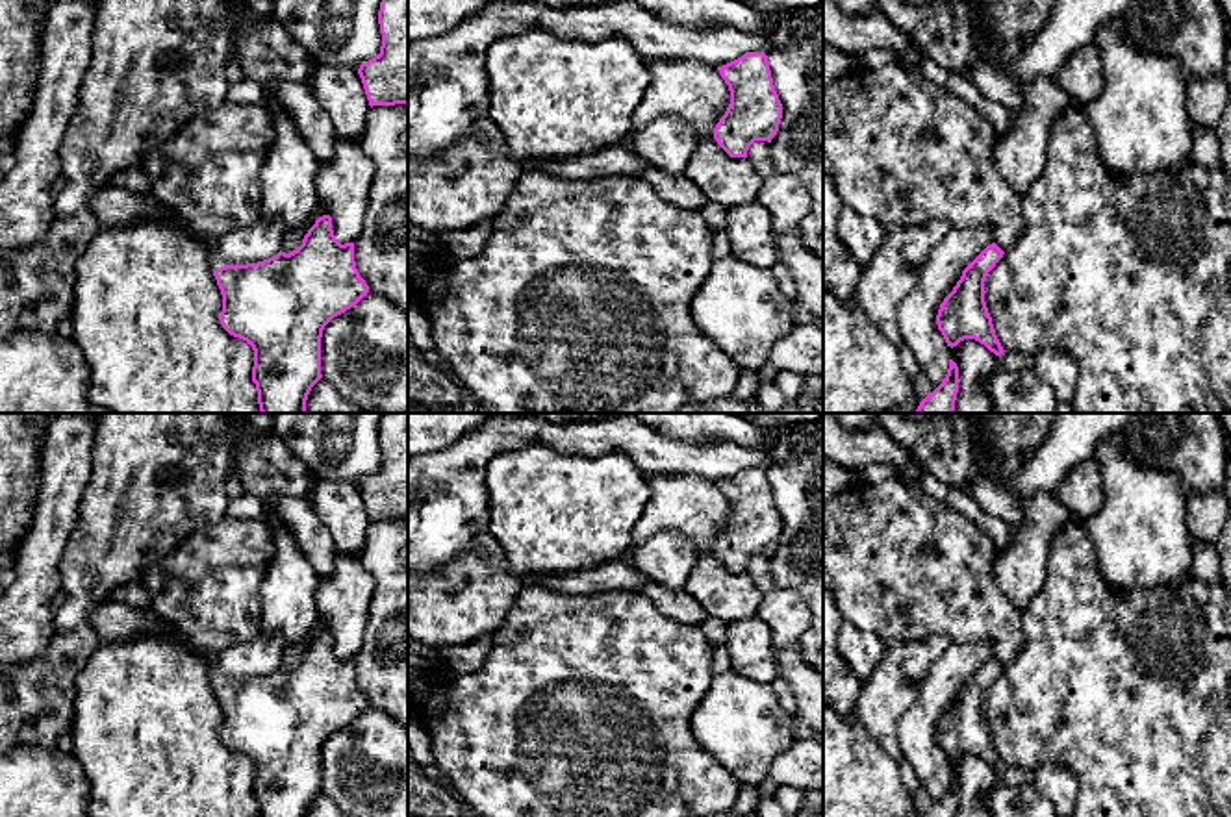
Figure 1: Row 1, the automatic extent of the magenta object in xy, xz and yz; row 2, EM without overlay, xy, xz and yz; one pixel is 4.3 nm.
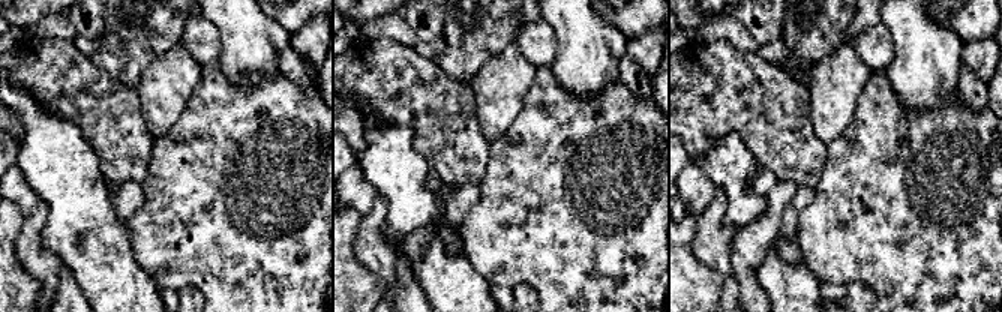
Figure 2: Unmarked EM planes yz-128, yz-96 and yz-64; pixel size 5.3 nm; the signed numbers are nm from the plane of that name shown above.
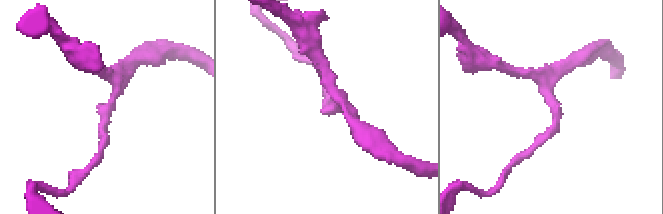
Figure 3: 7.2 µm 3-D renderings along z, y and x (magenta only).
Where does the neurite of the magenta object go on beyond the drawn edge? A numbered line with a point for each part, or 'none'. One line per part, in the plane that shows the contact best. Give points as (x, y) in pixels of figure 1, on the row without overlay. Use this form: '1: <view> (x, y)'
1: xy (215, 675)

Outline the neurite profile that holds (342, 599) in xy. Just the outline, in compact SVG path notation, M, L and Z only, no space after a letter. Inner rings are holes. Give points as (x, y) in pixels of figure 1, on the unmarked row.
M337 552L332 574L319 582L315 604L341 660L354 658L362 648L374 589L376 582L365 571L360 552Z

